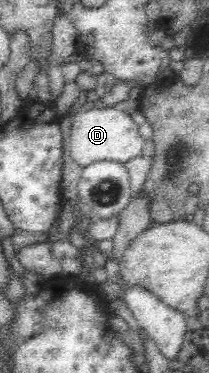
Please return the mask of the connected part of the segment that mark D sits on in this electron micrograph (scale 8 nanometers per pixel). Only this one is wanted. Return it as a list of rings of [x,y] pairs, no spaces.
[[[114,107],[94,108],[91,110],[80,111],[72,118],[72,127],[70,131],[70,157],[81,167],[88,166],[96,161],[110,160],[124,164],[132,158],[141,156],[145,141],[140,137],[138,131],[139,124],[134,122],[133,116],[128,116],[124,112]]]

